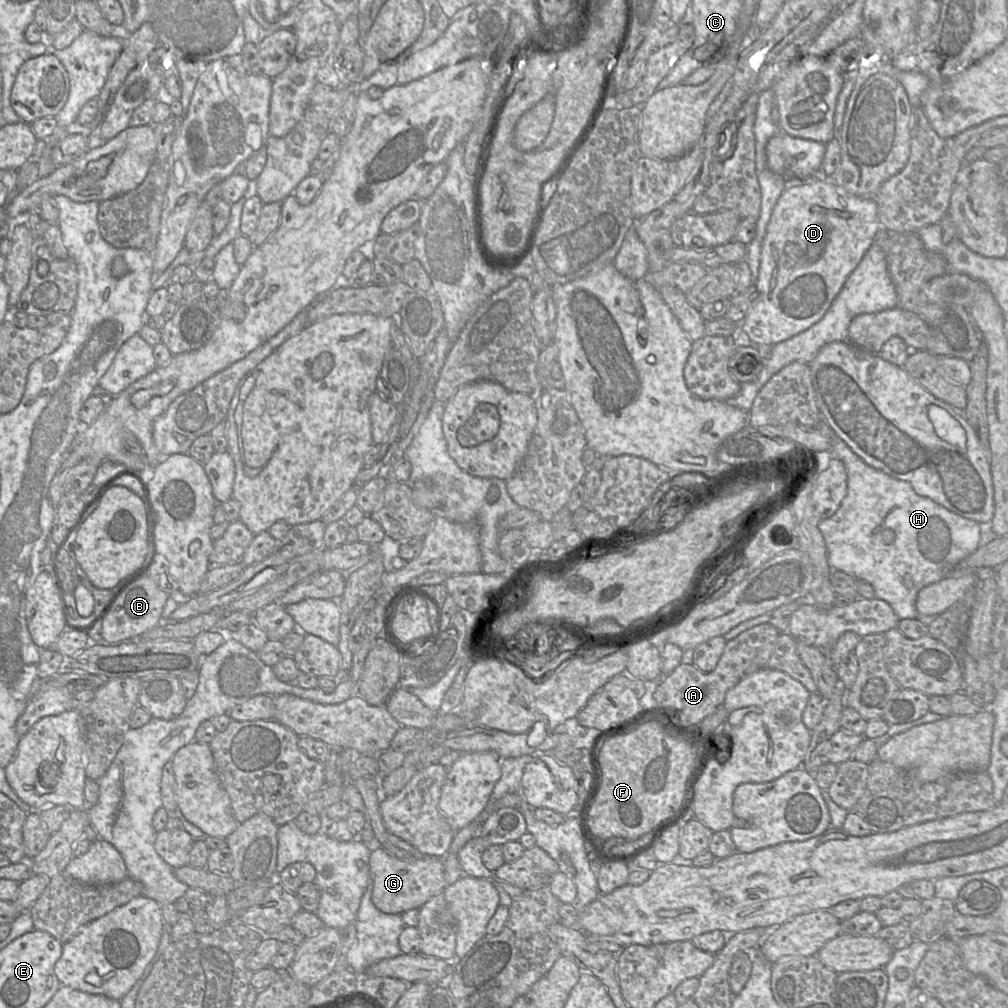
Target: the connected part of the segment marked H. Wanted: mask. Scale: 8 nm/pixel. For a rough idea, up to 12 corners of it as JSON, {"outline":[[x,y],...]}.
{"outline":[[828,426],[847,493],[818,524],[830,567],[928,627],[918,592],[981,525],[866,464]]}

